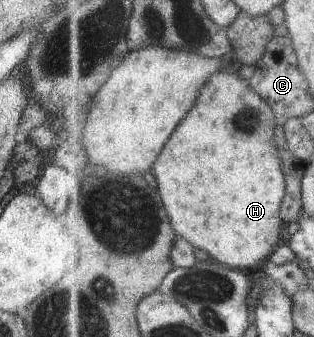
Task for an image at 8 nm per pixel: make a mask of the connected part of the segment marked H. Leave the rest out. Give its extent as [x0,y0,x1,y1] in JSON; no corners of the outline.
[154,71,287,273]

